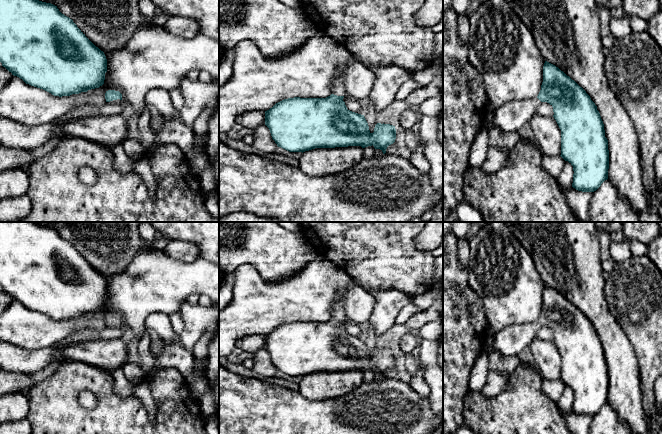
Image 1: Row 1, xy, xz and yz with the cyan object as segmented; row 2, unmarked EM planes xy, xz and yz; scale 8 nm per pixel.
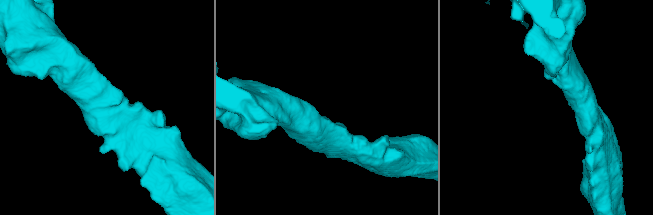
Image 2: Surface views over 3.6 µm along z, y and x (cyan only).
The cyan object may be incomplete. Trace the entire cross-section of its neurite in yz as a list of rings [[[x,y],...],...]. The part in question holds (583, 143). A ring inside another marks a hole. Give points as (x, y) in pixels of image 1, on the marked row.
[[[545,61],[543,82],[537,97],[509,102],[495,111],[493,119],[485,116],[482,128],[499,128],[504,132],[519,131],[536,114],[538,106],[547,102],[553,107],[554,119],[561,130],[561,157],[573,166],[572,187],[582,192],[594,192],[608,179],[609,150],[604,124],[597,106],[586,91],[555,65]]]

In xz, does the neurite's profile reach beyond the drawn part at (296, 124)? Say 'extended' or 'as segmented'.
extended

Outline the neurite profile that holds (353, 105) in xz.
[[[347,95],[344,96],[343,101],[345,102],[348,110],[361,114],[361,104],[359,103],[359,101],[354,100]]]

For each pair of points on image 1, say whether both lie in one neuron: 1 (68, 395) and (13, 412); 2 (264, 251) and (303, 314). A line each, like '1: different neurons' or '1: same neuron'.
1: different neurons
2: different neurons

